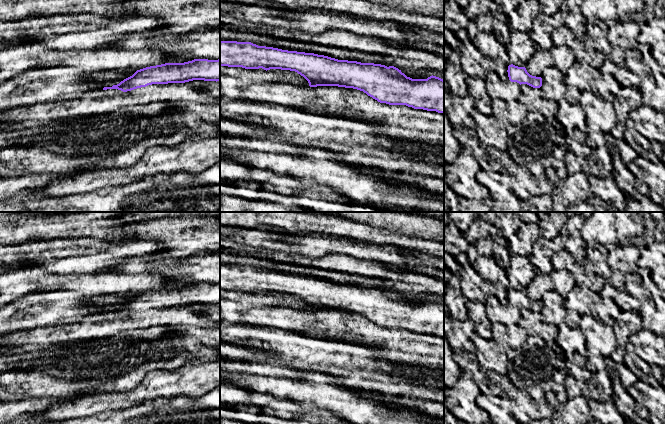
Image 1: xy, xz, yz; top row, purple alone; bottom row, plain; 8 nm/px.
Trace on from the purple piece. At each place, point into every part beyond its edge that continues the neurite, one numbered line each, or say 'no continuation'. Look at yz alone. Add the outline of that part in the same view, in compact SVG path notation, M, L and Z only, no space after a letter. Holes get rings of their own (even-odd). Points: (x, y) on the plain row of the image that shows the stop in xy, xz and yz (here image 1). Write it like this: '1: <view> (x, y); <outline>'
no continuation

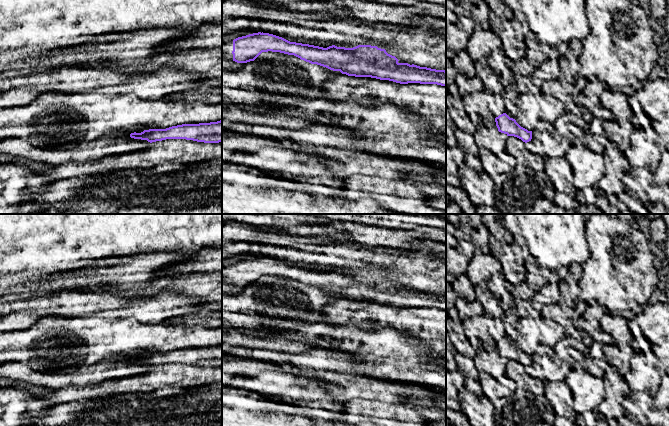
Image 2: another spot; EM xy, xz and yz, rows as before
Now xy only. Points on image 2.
no continuation

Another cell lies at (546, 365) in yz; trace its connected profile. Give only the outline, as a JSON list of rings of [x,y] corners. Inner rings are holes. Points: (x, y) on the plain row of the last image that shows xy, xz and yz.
[[[539,344],[532,355],[532,363],[525,370],[542,381],[564,381],[571,367],[556,354],[553,347]]]

